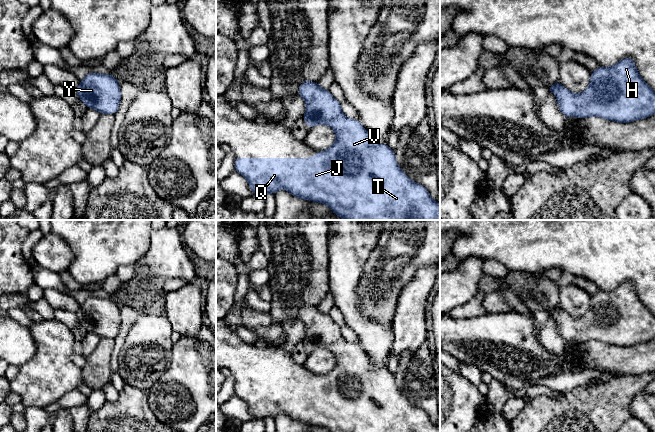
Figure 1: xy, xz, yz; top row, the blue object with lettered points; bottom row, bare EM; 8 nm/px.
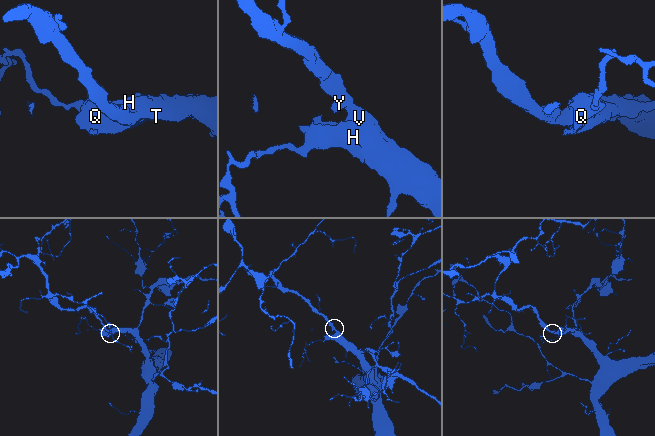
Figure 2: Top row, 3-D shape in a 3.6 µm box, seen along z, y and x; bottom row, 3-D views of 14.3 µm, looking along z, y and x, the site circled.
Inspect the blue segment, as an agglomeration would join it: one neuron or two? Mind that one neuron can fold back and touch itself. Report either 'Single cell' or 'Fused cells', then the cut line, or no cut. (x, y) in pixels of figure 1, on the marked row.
Single cell. No split

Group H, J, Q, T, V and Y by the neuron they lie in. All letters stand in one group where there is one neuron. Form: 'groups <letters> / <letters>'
groups H J Q T V Y

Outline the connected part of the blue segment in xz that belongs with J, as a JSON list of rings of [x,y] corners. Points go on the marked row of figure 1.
[[[305,80],[300,85],[298,96],[306,101],[306,111],[303,115],[306,125],[309,128],[318,124],[325,124],[331,127],[335,131],[336,141],[327,150],[316,153],[313,158],[235,158],[235,171],[247,179],[251,190],[254,192],[253,196],[264,197],[267,193],[275,195],[278,190],[285,189],[297,198],[320,202],[329,206],[335,215],[344,220],[440,220],[440,205],[430,197],[428,190],[424,186],[413,182],[402,171],[396,162],[394,150],[388,147],[387,144],[376,144],[358,120],[347,118],[341,110],[340,102],[331,95],[329,90],[322,89],[318,83]]]

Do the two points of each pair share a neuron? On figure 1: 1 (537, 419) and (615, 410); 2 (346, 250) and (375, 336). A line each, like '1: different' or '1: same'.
1: same
2: same

